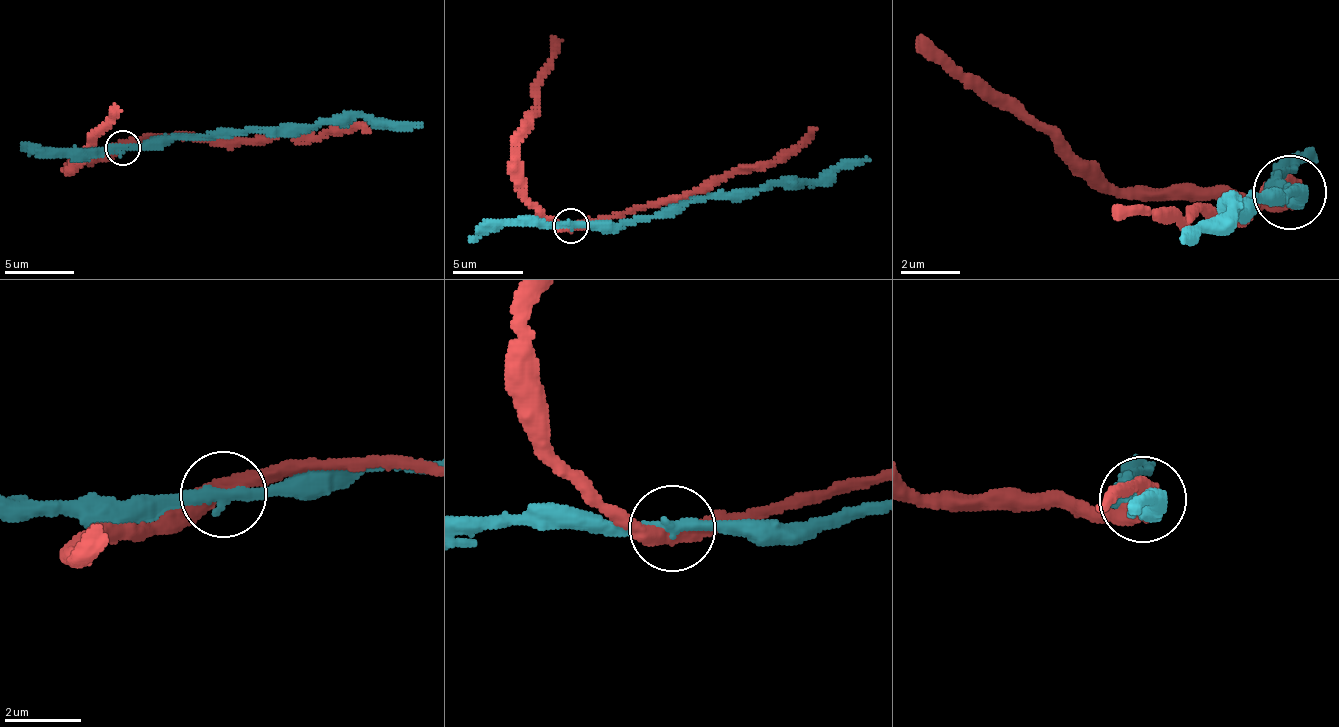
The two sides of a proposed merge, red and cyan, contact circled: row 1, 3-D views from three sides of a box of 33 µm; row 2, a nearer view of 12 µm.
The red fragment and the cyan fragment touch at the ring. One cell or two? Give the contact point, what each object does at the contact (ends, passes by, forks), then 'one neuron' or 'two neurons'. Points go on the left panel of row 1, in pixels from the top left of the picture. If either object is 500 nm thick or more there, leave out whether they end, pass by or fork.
(122, 147) | red passes by | cyan passes by | two neurons

